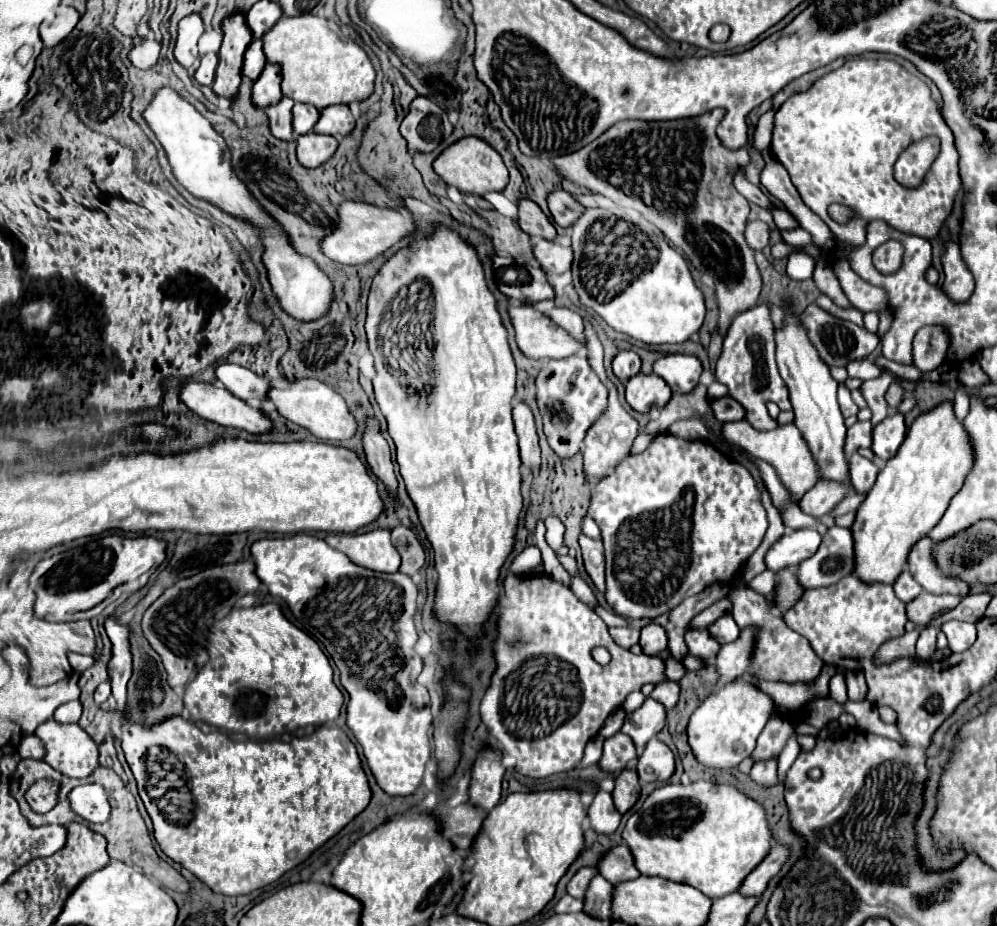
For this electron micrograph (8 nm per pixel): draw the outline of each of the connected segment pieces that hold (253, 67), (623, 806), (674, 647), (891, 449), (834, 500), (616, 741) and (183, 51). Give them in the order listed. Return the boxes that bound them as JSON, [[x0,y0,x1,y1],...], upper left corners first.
[[244,39,266,81],[612,769,640,813],[668,629,688,659],[872,413,906,461],[800,481,852,517],[600,733,636,771],[174,15,204,67]]

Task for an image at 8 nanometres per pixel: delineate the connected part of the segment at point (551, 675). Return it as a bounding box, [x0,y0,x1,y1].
[480,573,668,779]

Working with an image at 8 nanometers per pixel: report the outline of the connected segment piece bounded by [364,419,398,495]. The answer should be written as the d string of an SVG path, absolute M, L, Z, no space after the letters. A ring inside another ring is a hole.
M372 419L368 421L368 429L364 433L364 451L366 451L366 459L368 459L372 473L386 485L388 493L396 495L398 481L394 475L392 459L390 459L390 447Z

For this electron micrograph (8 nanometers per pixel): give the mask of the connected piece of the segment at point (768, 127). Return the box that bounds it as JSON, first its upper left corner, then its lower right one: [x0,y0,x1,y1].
[752,109,775,151]

